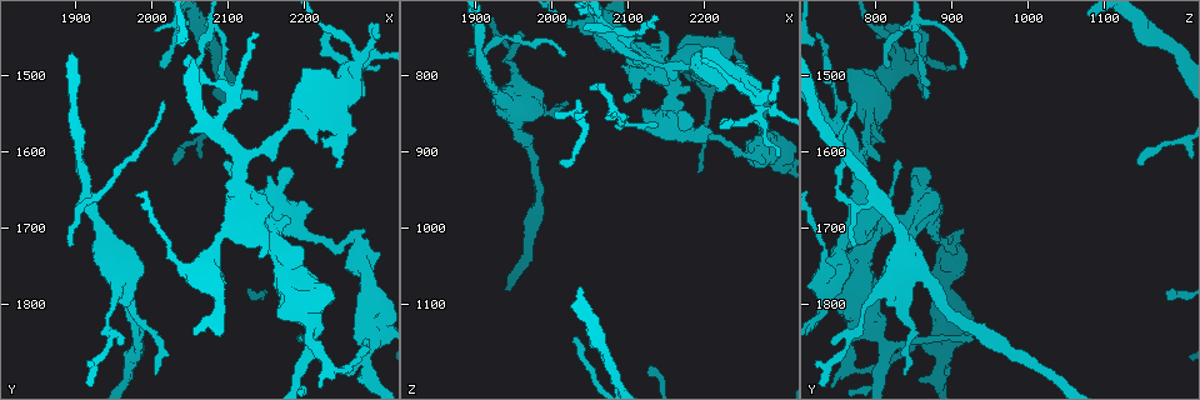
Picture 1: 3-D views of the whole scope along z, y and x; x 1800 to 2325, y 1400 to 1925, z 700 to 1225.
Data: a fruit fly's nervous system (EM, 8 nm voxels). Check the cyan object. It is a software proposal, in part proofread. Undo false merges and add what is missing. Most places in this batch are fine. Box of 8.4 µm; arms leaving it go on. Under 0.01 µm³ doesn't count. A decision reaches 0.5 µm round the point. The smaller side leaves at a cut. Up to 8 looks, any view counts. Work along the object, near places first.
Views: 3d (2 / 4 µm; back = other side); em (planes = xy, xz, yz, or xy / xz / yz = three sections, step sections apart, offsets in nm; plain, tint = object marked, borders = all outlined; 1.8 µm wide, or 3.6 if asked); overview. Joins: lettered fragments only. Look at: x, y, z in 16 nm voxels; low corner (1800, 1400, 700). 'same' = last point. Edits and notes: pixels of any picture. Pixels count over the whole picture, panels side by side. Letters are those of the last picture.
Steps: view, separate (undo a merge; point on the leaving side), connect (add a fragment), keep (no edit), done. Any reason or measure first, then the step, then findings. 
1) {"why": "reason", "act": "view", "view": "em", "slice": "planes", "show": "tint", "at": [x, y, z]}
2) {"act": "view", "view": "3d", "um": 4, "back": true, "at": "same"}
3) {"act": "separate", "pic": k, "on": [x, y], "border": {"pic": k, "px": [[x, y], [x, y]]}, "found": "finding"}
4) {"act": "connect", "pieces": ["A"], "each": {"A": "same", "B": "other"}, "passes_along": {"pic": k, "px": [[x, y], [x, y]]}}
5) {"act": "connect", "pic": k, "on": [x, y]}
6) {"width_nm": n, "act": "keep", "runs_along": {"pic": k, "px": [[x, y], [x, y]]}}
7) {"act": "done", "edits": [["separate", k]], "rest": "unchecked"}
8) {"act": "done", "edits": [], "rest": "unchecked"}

{"why": "abrupt turn", "act": "view", "view": "em", "slice": "xy", "step": 8, "show": "tint", "at": [2150, 1715, 790]}

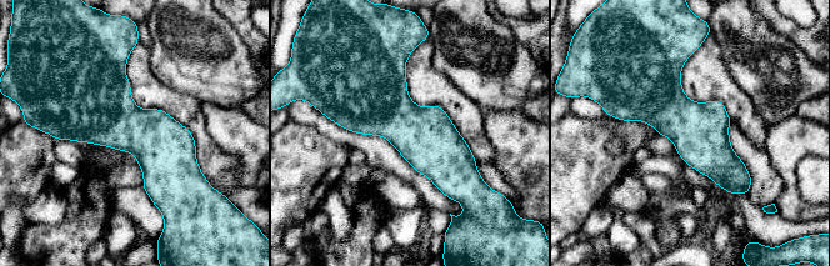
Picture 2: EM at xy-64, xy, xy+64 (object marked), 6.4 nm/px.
{"act": "view", "view": "em", "slice": "planes", "show": "borders", "at": "same"}

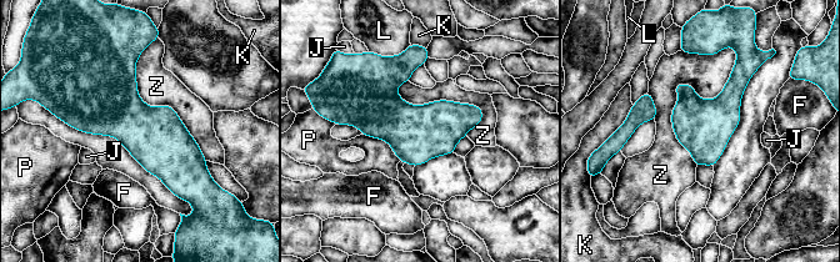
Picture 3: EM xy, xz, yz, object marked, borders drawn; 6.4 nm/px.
{"width_nm": 360, "act": "keep", "each": {"F": "other", "J": "other", "K": "other", "L": "other", "P": "other", "Z": "other"}, "border": {"pic": 3, "px": [[736, 53], [695, 166]]}, "found": "continuous, no second cell"}

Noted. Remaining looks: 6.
{"why": "small branch off a trunk", "act": "view", "view": "3d", "um": 2, "at": [2270, 1495, 835]}

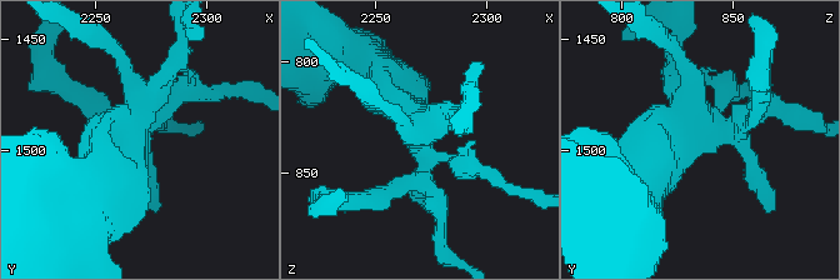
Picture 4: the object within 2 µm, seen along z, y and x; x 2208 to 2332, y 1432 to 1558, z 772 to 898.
{"why": "need the tissue", "act": "view", "view": "em", "slice": "planes", "show": "plain", "at": [2269, 1495, 837]}

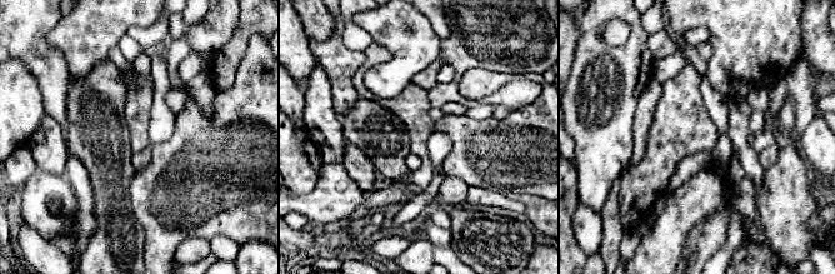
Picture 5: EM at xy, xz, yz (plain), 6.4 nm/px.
{"why": "see the neighbours", "act": "view", "view": "em", "slice": "planes", "show": "borders", "at": "same"}

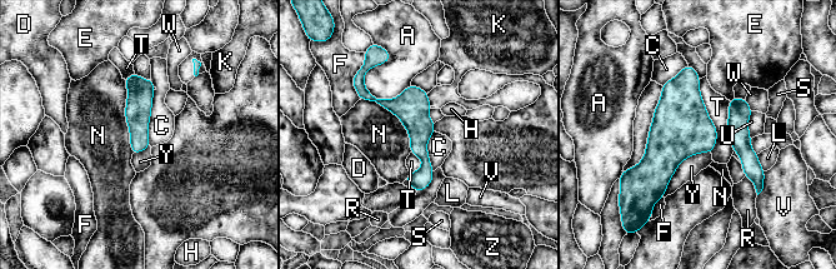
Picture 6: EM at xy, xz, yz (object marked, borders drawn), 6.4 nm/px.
{"longest_contact_nm": ["T", 480], "act": "keep", "each": {"A": "other", "C": "other", "D": "other", "E": "other", "F": "other", "H": "other", "K": "other", "L": "other", "N": "other", "R": "other", "S": "other", "T": "other", "U": "other", "V": "other", "W": "other", "Y": "other", "Z": "other"}, "border": {"pic": 6, "px": [[123, 79], [133, 153]]}, "found": "one cell here"}

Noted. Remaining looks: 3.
{"why": "a fork", "act": "view", "view": "3d", "um": 4, "at": [2105, 1515, 740]}

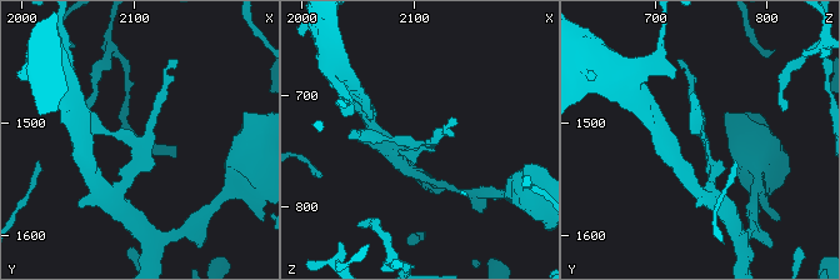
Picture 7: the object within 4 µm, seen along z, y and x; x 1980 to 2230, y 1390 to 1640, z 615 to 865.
{"act": "view", "view": "em", "slice": "planes", "show": "tint", "at": [2102, 1516, 744]}

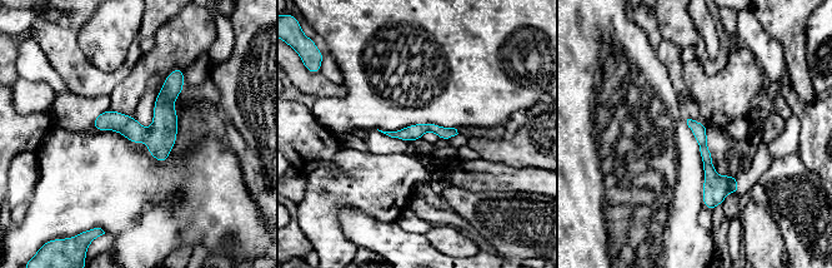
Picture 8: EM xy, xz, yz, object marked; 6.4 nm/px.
{"act": "view", "view": "em", "slice": "planes", "show": "borders", "at": "same"}

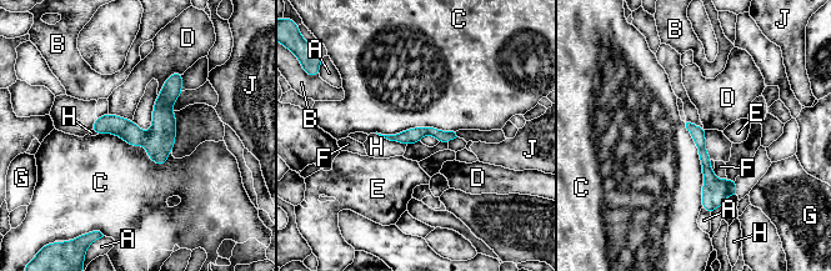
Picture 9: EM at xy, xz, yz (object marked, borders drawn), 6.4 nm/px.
{"act": "keep", "each": {"A": "other", "B": "other", "C": "other", "D": "other", "E": "other", "F": "other", "G": "other", "H": "other", "J": "other"}, "border": {"pic": 9, "px": [[98, 134], [158, 165], [171, 151]]}, "found": "continuous, no second cell"}

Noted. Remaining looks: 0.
{"act": "done", "edits": [], "rest": "unchecked"}

